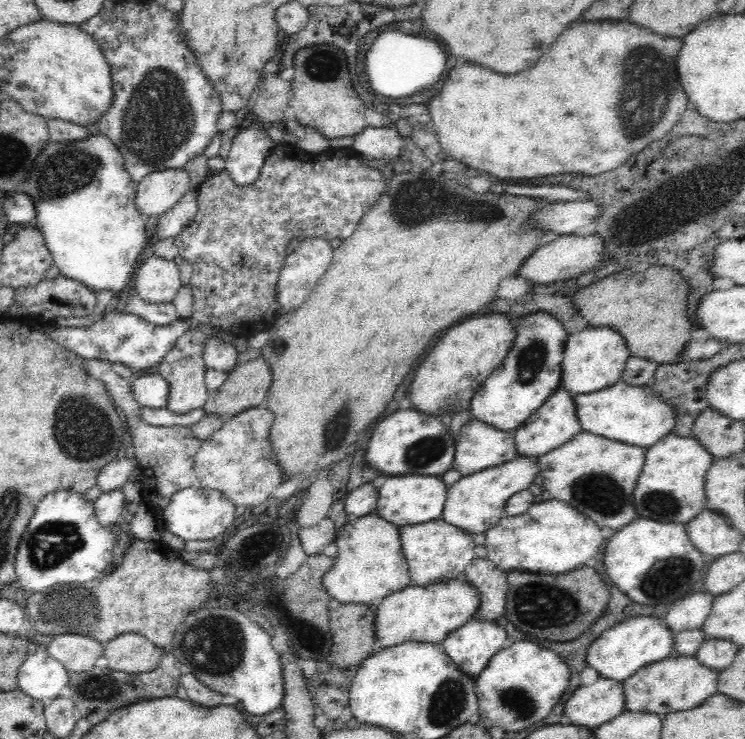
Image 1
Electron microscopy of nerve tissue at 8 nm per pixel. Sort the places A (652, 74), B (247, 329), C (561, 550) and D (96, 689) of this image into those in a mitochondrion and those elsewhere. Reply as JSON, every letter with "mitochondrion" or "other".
{"A":"mitochondrion","B":"other","C":"other","D":"mitochondrion"}

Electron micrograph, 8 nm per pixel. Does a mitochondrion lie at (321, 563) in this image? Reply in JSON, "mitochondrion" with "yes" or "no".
{"mitochondrion":"no"}

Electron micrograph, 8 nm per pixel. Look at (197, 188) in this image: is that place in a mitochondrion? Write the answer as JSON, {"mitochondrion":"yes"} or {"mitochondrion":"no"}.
{"mitochondrion":"no"}

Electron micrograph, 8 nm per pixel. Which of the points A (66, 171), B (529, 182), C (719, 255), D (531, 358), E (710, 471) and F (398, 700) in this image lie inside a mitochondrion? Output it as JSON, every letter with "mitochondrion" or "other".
{"A":"mitochondrion","B":"other","C":"other","D":"mitochondrion","E":"other","F":"other"}

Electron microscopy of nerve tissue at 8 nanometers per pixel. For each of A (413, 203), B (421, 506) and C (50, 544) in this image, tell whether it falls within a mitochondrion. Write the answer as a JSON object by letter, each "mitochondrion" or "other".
{"A":"mitochondrion","B":"other","C":"mitochondrion"}

